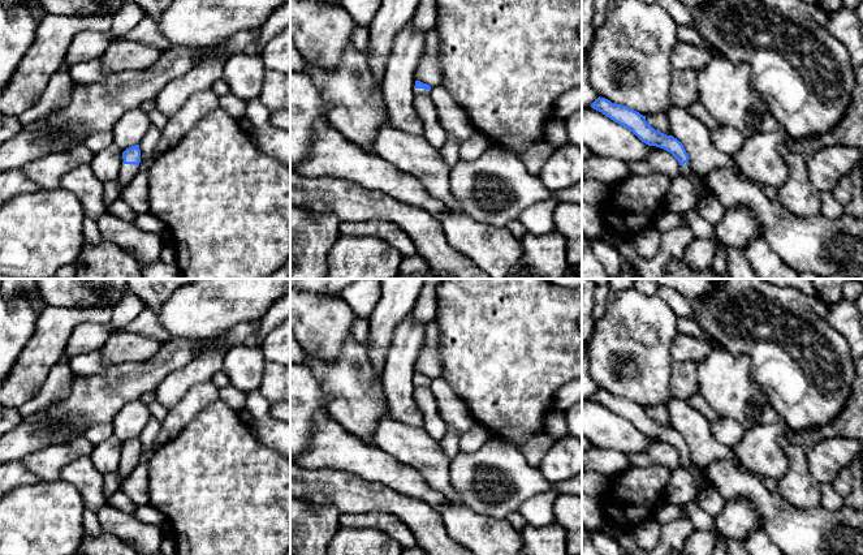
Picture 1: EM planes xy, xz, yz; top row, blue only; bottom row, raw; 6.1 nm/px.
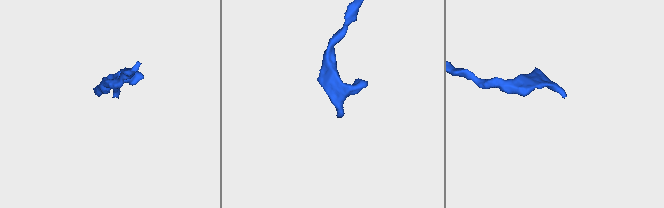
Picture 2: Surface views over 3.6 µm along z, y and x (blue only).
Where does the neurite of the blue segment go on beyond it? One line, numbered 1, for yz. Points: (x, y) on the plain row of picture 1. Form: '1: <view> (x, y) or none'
1: yz (685, 461)

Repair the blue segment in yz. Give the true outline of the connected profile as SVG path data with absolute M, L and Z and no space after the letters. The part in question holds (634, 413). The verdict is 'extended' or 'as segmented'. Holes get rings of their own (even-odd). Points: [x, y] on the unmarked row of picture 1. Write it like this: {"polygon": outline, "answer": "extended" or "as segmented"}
{"polygon": "M597 390L591 399L614 414L626 418L630 423L633 423L642 434L648 438L656 438L670 444L679 455L679 465L683 468L692 466L692 461L690 459L689 447L683 439L683 436L674 430L673 427L666 427L661 423L655 422L647 413L646 408L639 404L622 397L614 396L605 390Z", "answer": "extended"}

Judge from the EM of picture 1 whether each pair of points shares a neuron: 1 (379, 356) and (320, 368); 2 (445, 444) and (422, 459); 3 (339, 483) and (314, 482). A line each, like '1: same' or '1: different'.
1: different
2: different
3: same

